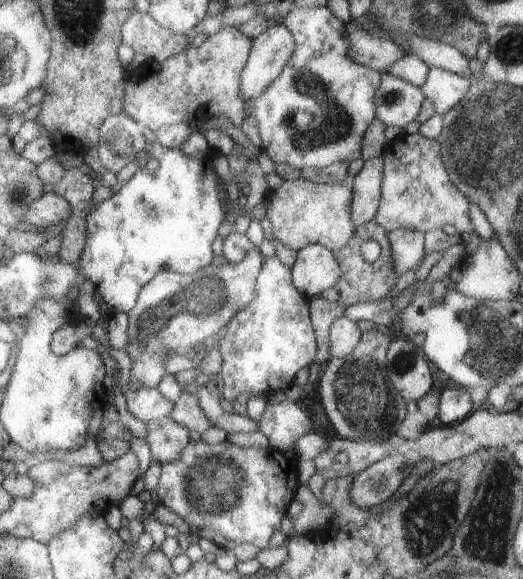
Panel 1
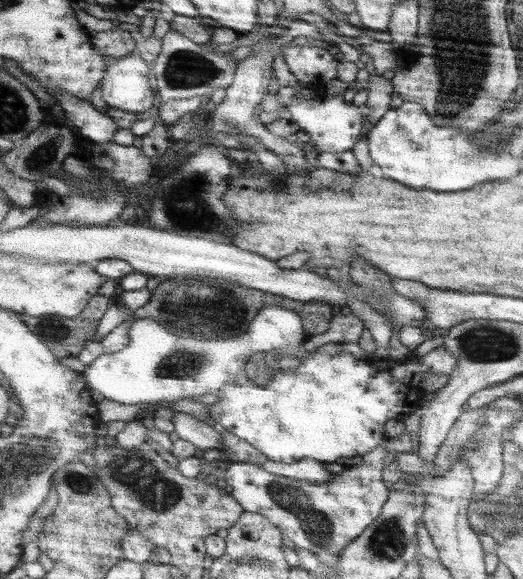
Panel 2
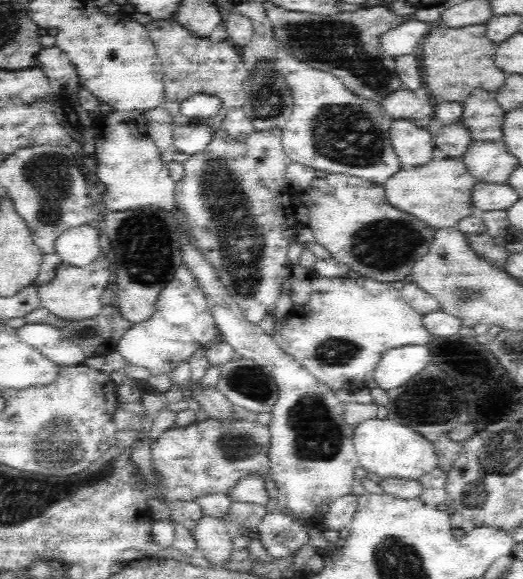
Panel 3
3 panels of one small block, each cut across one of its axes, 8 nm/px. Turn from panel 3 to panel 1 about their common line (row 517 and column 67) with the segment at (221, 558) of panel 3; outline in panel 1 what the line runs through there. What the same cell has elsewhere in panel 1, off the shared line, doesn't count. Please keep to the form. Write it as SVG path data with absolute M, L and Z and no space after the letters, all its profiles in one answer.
M45 193L35 202L31 202L31 210L27 210L26 223L47 228L57 222L63 222L63 218L70 218L74 215L74 207L66 198L61 198L59 194Z

